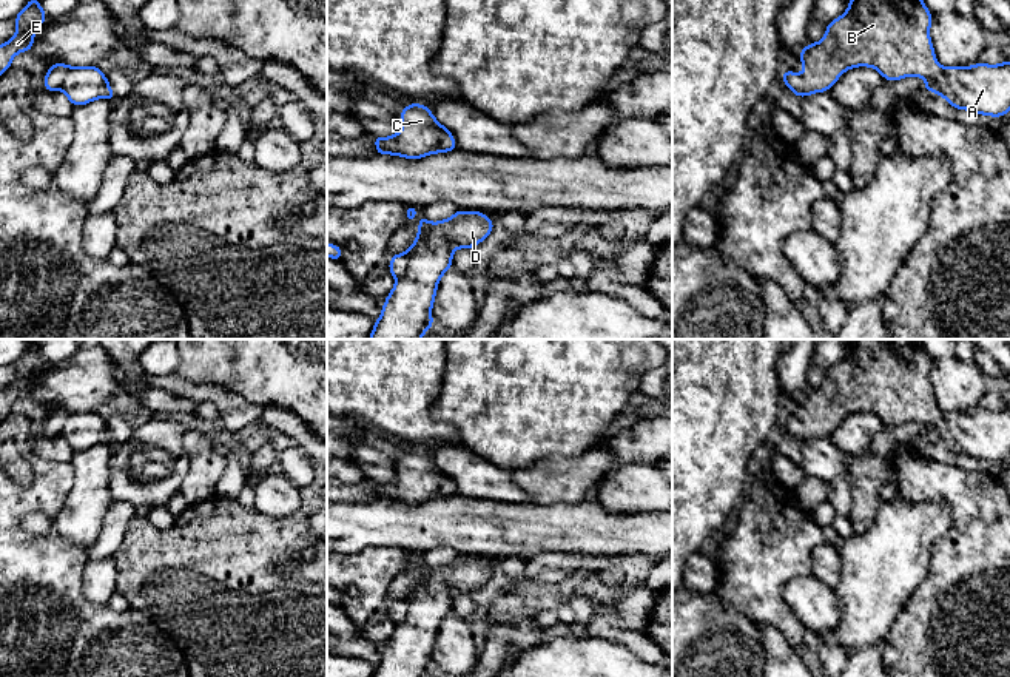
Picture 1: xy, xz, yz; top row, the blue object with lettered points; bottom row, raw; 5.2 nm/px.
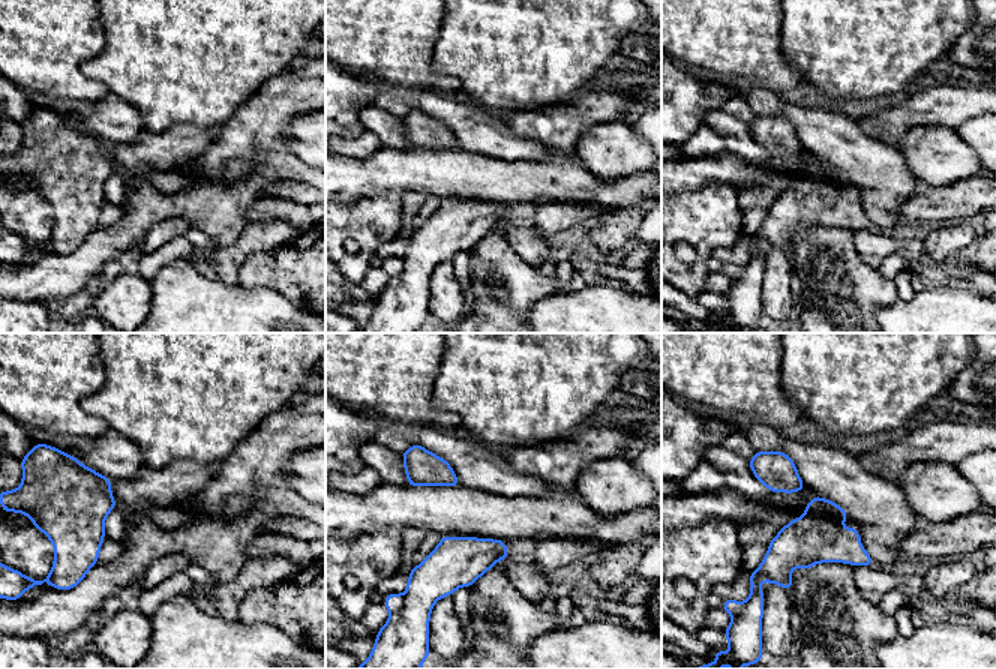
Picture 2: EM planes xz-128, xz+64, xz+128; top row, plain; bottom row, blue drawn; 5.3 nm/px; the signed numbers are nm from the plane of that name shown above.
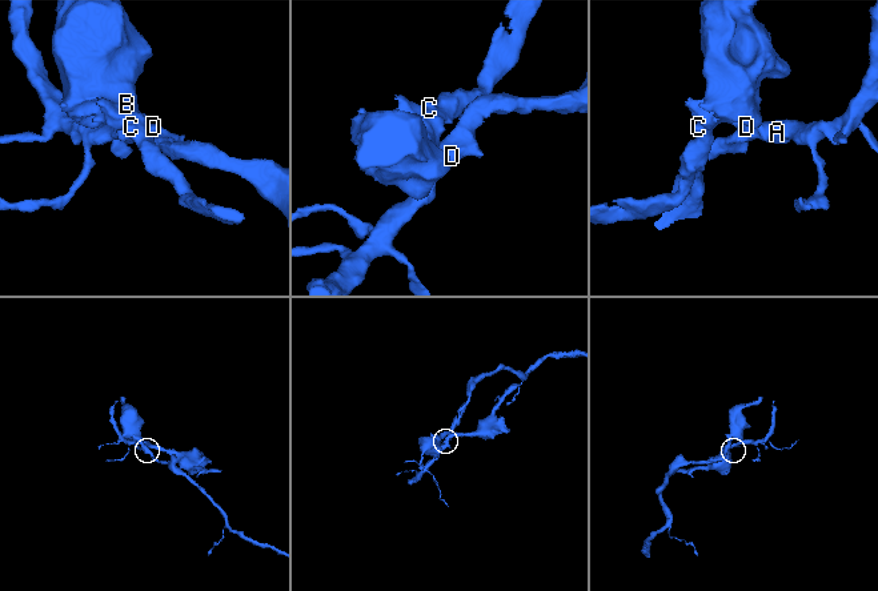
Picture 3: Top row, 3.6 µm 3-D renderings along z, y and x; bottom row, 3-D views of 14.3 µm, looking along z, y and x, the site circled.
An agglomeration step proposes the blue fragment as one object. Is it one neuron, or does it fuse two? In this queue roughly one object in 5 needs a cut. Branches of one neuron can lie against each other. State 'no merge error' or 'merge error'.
merge error

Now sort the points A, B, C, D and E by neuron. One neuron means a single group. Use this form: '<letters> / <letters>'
A D / B C E

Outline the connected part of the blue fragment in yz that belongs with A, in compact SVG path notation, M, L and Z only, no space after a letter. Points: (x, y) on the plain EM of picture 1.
M1010 407L948 412L924 433L942 441L956 455L1001 463L1010 456Z

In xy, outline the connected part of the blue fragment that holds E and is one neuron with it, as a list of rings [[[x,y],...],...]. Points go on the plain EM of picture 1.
[[[37,342],[14,362],[17,367],[15,381],[6,389],[0,390],[0,421],[11,413],[15,399],[31,396],[34,390],[34,378],[45,367],[48,361],[40,353]]]

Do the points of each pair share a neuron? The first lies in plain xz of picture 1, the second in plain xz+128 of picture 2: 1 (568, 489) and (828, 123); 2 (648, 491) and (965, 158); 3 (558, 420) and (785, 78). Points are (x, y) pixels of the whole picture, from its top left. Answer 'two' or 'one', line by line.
1: two
2: one
3: two

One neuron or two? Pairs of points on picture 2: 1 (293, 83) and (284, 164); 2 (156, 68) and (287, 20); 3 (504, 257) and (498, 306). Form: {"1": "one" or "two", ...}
{"1": "one", "2": "one", "3": "one"}

